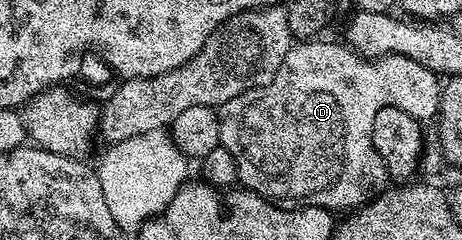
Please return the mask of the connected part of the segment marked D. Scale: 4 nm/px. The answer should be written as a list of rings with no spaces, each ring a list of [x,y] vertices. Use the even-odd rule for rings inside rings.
[[[310,39],[297,44],[287,51],[282,66],[276,72],[271,83],[260,89],[247,90],[237,98],[231,99],[219,109],[219,131],[221,132],[221,145],[235,155],[235,167],[237,168],[237,180],[244,188],[252,189],[254,193],[265,197],[274,203],[304,203],[305,205],[318,205],[330,211],[345,209],[344,211],[356,211],[362,205],[374,201],[380,193],[385,192],[391,178],[387,167],[383,167],[383,159],[379,159],[379,151],[375,151],[375,143],[371,139],[371,127],[375,123],[375,115],[383,111],[383,107],[399,107],[399,111],[407,111],[415,120],[422,123],[432,122],[437,116],[441,106],[441,86],[438,74],[431,72],[423,63],[415,63],[415,59],[407,59],[403,55],[389,54],[387,57],[370,59],[353,52],[348,44],[336,45],[333,41],[321,41],[322,39]]]

